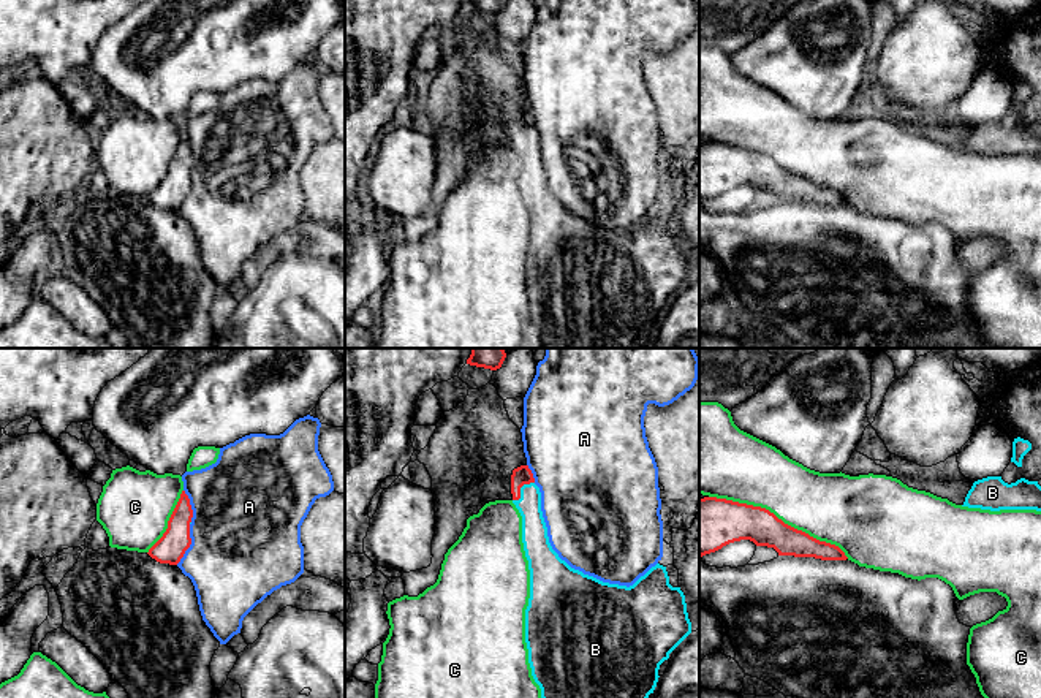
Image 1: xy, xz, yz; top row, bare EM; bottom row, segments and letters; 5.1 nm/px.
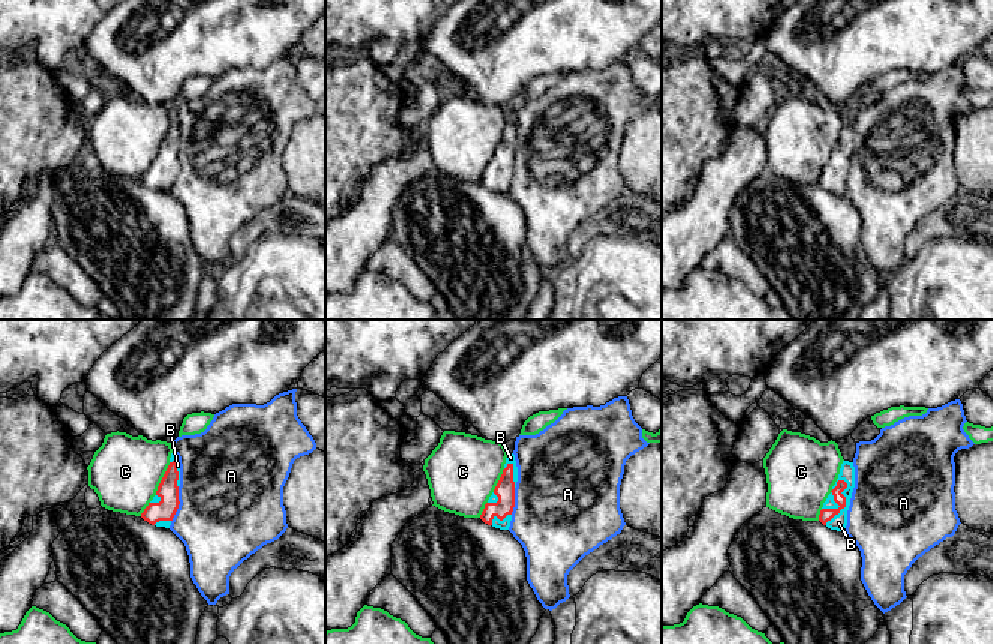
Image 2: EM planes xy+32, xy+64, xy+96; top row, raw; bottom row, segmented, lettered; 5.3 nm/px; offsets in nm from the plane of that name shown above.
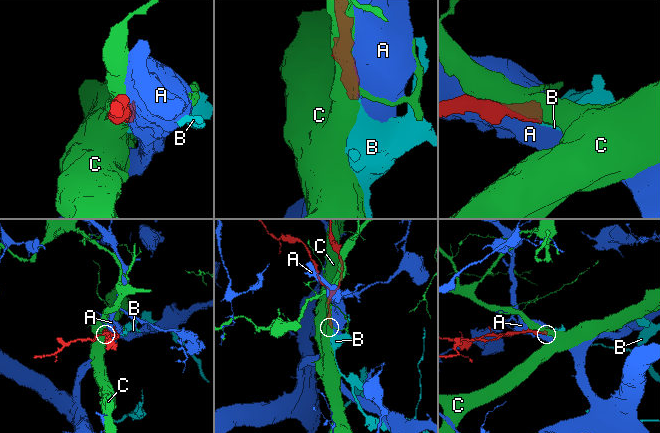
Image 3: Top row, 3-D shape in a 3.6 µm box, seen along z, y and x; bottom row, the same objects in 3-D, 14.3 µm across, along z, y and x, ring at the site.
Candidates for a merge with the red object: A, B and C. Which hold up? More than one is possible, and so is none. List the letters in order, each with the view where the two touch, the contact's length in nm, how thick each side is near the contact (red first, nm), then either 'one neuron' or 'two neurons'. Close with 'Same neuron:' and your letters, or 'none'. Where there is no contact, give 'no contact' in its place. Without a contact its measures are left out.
A: contact in xy; length 220 nm; calibres 150 and 500 nm; two neurons
B: contact in xz; length 150 nm; calibres 100 and 130 nm; one neuron
C: contact in yz; length 800 nm; calibres 220 and 340 nm; two neurons
Same neuron: B

